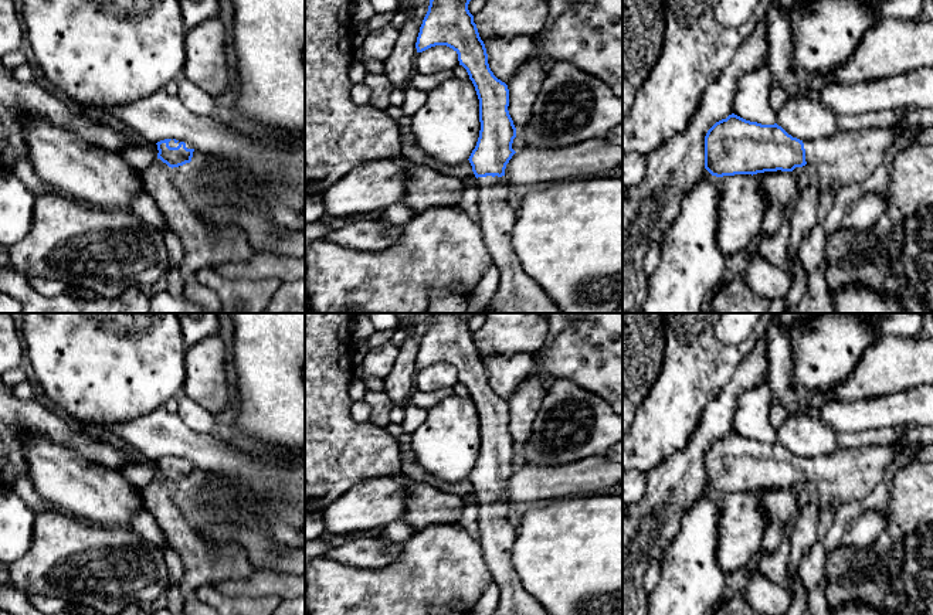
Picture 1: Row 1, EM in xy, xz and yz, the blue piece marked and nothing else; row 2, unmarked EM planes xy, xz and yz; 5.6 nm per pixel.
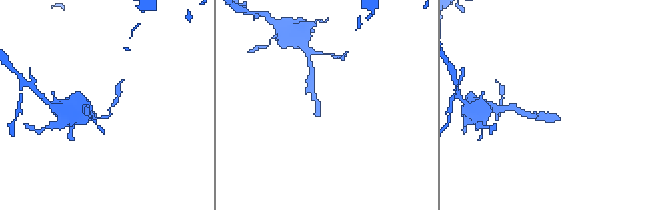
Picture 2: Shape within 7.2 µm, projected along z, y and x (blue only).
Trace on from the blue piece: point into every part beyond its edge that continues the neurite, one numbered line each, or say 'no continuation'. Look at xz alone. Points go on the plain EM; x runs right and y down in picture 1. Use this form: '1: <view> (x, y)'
1: xz (498, 536)

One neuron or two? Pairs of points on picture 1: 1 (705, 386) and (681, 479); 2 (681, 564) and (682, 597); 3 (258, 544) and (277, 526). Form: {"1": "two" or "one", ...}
{"1": "two", "2": "one", "3": "two"}

